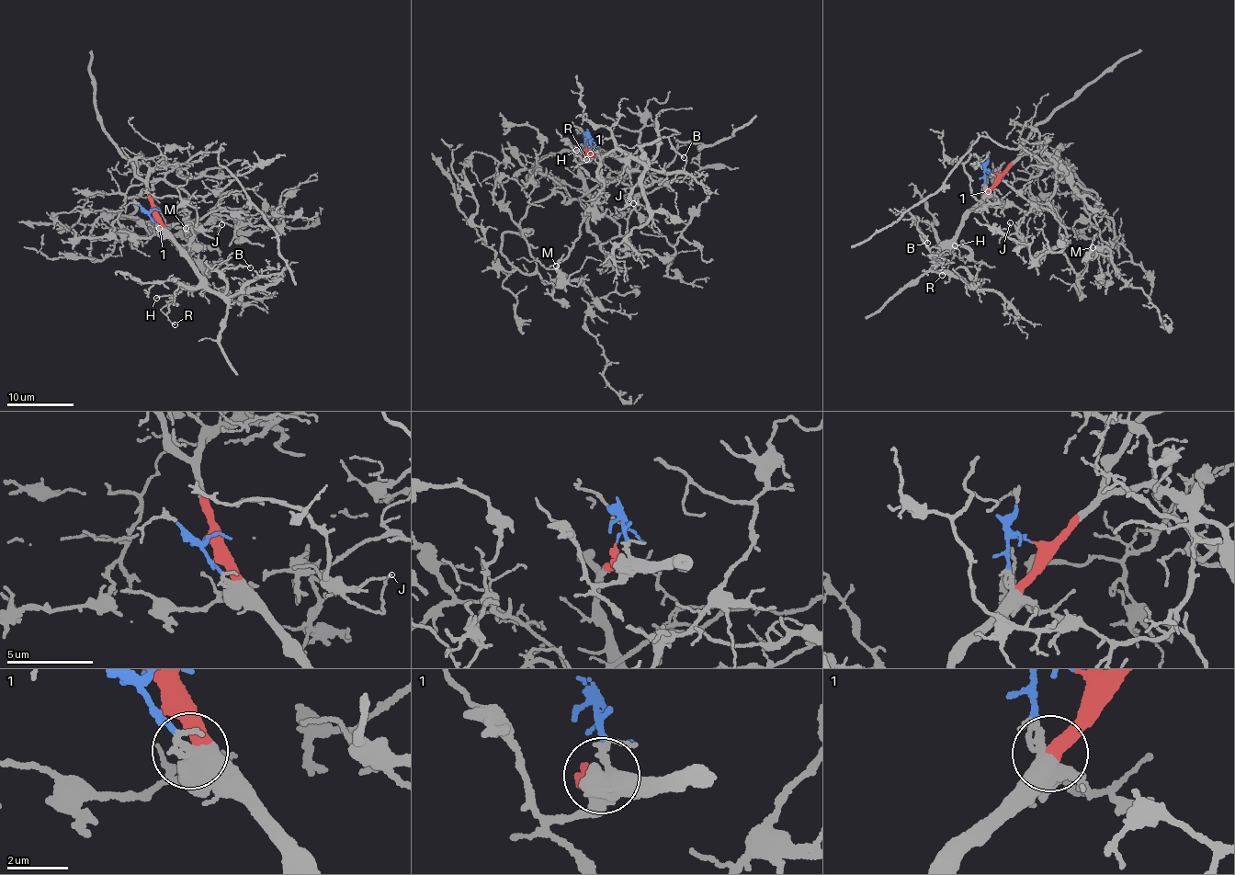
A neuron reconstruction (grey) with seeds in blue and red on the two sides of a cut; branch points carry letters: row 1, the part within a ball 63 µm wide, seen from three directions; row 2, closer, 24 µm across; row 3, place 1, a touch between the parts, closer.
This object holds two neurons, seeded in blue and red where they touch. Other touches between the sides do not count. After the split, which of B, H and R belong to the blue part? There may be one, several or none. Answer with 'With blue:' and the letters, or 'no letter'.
With blue: no letter

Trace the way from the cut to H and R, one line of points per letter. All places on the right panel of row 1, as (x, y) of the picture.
H: (992, 173), (991, 188), (969, 210), (959, 231), (940, 245), (951, 248), (955, 244)
R: (992, 173), (991, 188), (969, 210), (959, 231), (940, 245), (955, 246), (945, 258), (948, 266), (943, 275)

